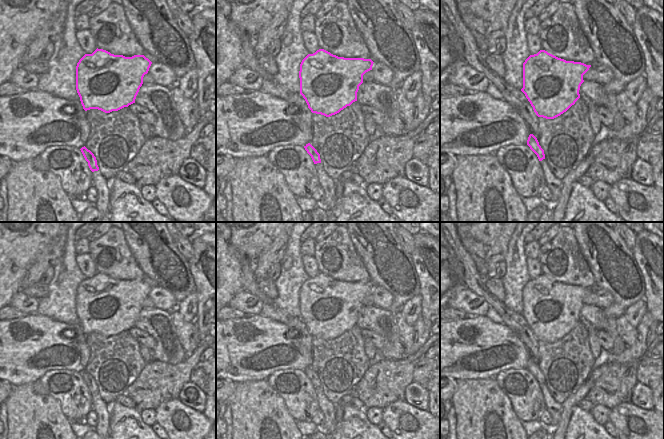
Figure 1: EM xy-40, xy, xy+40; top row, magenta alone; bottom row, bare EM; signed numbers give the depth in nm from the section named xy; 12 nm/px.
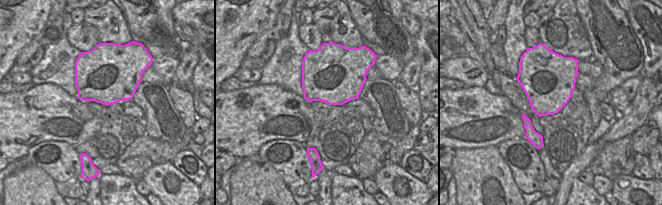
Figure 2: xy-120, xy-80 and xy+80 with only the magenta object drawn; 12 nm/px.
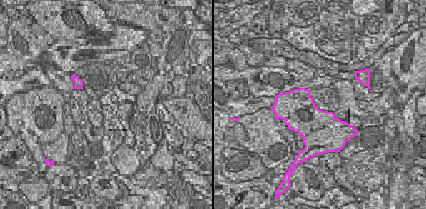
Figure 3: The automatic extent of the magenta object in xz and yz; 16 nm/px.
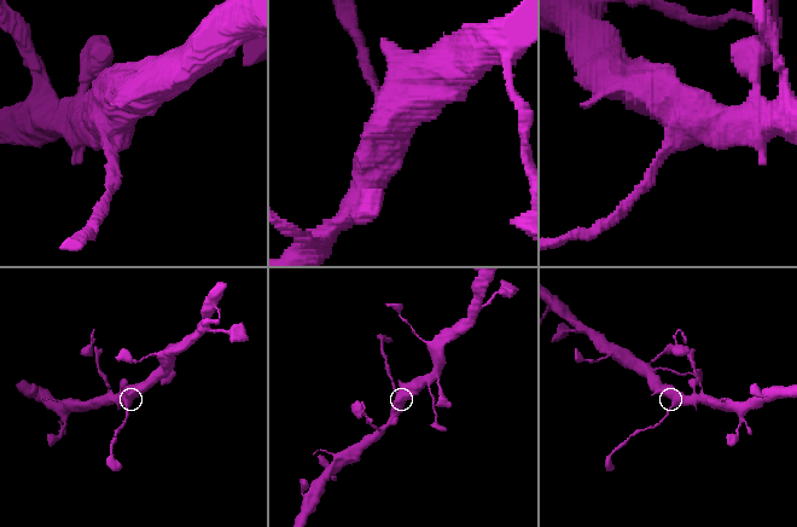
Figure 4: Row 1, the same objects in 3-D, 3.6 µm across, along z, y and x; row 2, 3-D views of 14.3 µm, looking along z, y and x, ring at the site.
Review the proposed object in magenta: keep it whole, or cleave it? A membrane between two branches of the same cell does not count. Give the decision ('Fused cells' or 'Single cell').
Fused cells.

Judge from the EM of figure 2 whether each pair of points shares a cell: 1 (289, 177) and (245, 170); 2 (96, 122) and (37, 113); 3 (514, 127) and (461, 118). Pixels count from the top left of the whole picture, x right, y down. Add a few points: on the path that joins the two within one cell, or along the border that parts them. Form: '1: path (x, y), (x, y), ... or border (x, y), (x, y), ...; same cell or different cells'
1: border (263, 161), (273, 167), (287, 185); different cells
2: path (81, 116), (52, 114); same cell
3: path (501, 127), (483, 127), (479, 123), (474, 123); same cell

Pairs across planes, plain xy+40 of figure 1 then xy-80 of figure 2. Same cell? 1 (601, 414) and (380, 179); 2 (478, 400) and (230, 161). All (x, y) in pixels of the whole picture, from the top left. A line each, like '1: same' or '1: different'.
1: different
2: different

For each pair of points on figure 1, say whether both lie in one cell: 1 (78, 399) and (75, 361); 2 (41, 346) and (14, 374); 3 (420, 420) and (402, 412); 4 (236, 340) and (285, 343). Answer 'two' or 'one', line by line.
1: two
2: one
3: one
4: one

